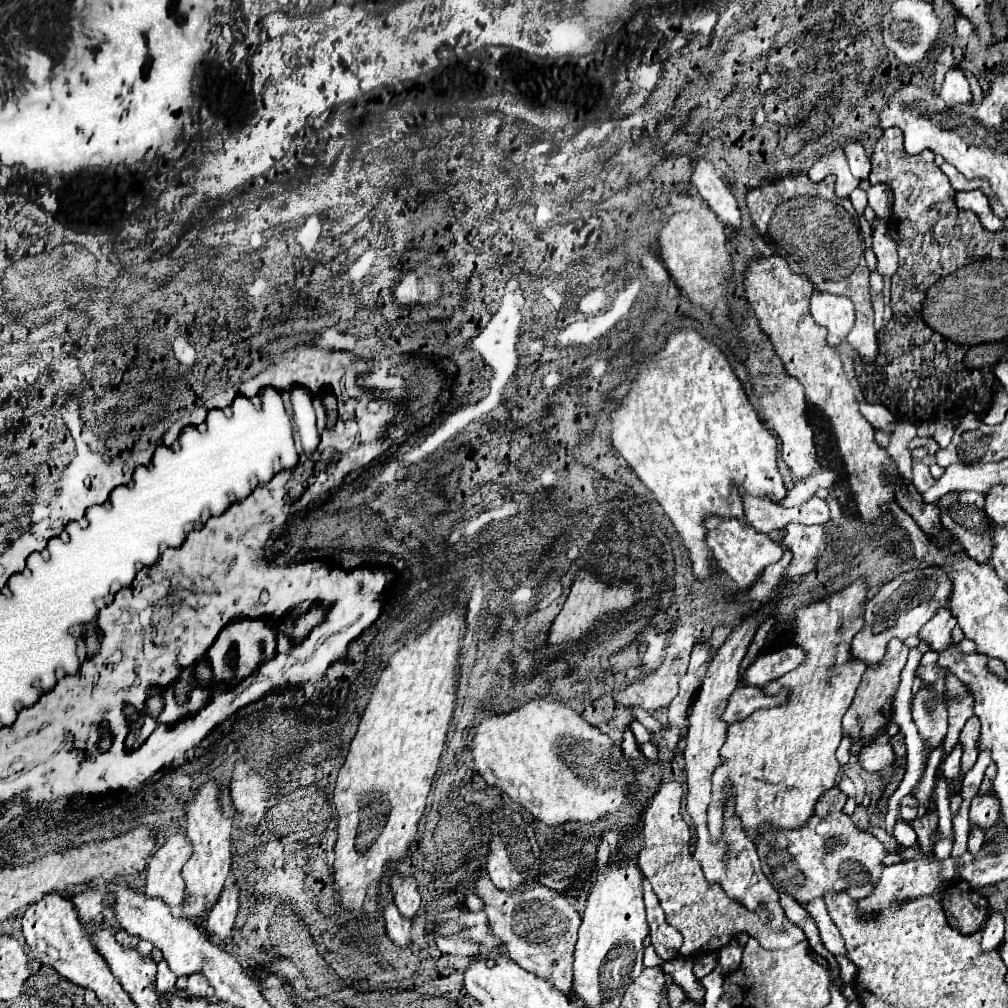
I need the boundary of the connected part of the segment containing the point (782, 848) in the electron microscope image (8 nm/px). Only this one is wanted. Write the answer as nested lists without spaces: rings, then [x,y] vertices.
[[[832,812],[826,818],[812,816],[806,826],[796,830],[774,830],[763,824],[756,848],[766,878],[778,892],[792,896],[802,906],[806,906],[806,900],[816,900],[830,890],[846,892],[852,900],[862,900],[874,890],[886,868],[882,866],[886,858],[884,844],[868,830],[854,826],[844,812]]]

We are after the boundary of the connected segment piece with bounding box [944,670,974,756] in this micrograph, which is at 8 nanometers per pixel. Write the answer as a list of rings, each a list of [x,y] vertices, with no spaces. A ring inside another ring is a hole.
[[[950,670],[944,676],[946,686],[946,710],[948,710],[948,734],[944,738],[944,756],[956,746],[958,734],[964,722],[974,714],[974,702],[970,700],[970,692],[966,692],[966,684],[962,684]]]

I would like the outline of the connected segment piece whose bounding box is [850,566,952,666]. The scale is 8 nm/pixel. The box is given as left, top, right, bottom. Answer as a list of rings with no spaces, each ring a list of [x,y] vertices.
[[[922,566],[914,568],[910,572],[904,572],[896,576],[892,582],[886,582],[880,592],[866,602],[864,608],[864,628],[854,636],[852,640],[852,660],[860,660],[870,664],[878,664],[878,660],[884,656],[886,646],[892,638],[906,640],[908,636],[914,636],[920,632],[920,628],[936,614],[940,606],[948,606],[950,596],[950,580],[946,578],[944,570],[938,566]]]

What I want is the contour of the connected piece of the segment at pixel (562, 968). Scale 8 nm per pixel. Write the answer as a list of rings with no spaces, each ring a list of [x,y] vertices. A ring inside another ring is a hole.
[[[488,876],[478,880],[476,894],[486,902],[484,912],[488,914],[488,922],[506,946],[508,956],[528,972],[542,976],[546,982],[554,984],[554,988],[568,994],[572,984],[572,952],[580,926],[580,914],[574,910],[572,902],[542,884],[532,884],[532,888],[522,888],[514,894],[502,892]]]

